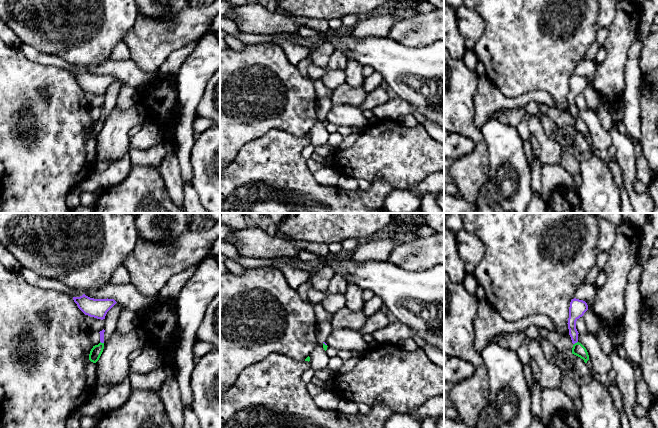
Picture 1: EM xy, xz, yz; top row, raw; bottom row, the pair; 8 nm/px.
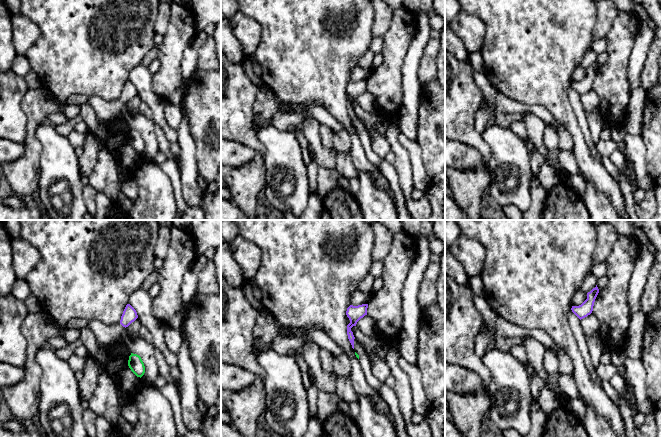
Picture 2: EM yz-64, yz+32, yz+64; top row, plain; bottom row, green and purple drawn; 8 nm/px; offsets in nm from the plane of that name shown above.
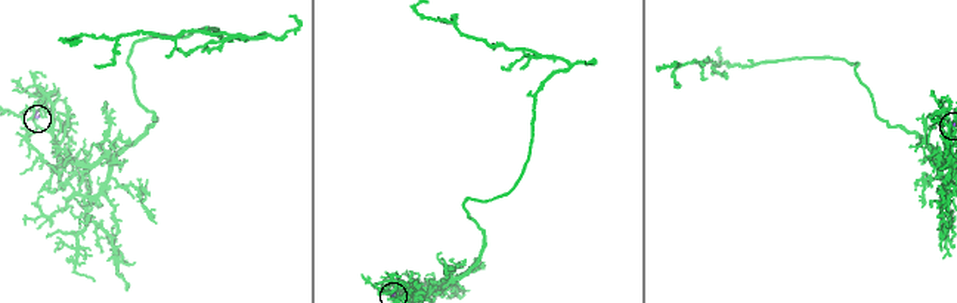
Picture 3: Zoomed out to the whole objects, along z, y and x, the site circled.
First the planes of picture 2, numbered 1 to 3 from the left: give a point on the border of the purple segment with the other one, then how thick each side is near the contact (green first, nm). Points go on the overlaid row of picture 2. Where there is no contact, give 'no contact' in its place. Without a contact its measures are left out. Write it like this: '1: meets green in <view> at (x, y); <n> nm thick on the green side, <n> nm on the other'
1: no contact
2: no contact
3: no contact

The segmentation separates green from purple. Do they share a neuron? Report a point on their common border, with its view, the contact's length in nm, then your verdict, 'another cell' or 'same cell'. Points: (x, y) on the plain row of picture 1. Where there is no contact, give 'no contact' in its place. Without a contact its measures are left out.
meets green in yz at (575, 119); contact 40 nm long; another cell

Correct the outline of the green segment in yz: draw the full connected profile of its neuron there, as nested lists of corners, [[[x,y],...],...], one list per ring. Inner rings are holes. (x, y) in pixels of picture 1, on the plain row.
[[[579,118],[573,121],[572,130],[583,135],[585,139],[587,139],[587,137],[589,136],[589,131],[586,124]]]

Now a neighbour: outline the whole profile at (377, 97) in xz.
[[[381,87],[369,92],[359,107],[362,111],[371,110],[377,106],[383,105],[390,100],[386,91]]]

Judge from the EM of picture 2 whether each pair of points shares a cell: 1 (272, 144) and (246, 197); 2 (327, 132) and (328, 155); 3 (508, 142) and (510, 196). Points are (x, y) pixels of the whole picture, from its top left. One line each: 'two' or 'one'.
1: two
2: two
3: one

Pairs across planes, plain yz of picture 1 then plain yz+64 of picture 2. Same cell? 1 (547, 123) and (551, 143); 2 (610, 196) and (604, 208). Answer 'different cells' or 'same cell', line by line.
1: same cell
2: same cell

